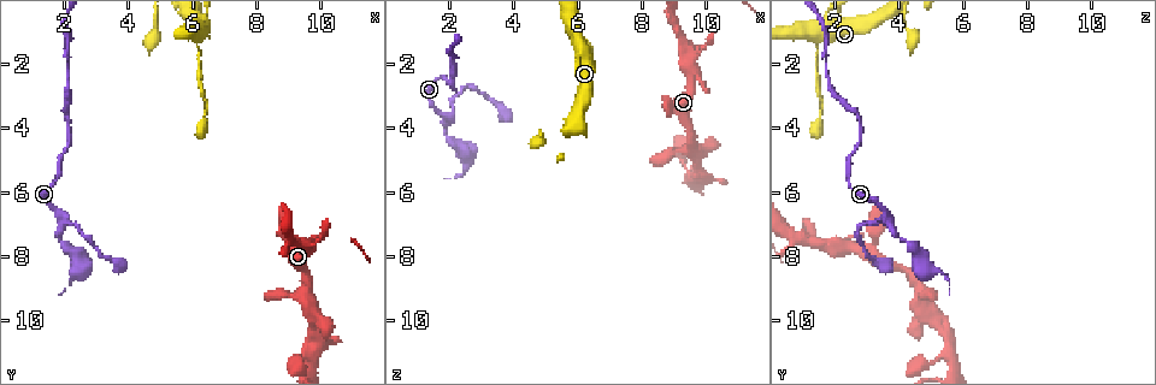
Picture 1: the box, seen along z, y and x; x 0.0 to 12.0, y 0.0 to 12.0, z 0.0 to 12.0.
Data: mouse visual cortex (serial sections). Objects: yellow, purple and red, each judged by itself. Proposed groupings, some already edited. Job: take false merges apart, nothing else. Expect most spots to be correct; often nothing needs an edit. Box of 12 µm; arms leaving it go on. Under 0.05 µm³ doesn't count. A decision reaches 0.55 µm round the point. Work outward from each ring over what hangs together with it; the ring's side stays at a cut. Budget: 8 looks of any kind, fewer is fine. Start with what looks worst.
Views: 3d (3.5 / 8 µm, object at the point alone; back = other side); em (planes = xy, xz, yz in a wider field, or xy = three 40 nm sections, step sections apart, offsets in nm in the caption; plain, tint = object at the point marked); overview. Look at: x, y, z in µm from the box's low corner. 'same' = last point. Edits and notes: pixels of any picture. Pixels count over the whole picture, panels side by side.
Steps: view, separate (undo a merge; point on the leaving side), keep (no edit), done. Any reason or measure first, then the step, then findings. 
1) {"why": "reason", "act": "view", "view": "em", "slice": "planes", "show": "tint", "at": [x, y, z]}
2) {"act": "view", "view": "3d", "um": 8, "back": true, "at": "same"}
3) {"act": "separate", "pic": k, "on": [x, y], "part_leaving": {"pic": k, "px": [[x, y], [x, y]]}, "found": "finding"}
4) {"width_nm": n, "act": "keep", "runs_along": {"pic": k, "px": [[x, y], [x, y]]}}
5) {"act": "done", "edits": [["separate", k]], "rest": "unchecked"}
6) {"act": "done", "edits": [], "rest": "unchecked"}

{"why": "thick turns thin", "act": "view", "view": "3d", "um": 8, "at": [6.2, 1.8, 1.5]}

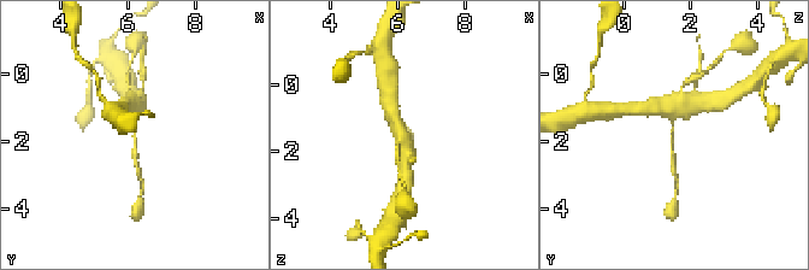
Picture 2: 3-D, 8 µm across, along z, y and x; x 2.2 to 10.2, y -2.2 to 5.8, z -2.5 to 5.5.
{"why": "zoom in", "act": "view", "view": "3d", "um": 3.5, "at": [6.3, 1.7, 1.5]}

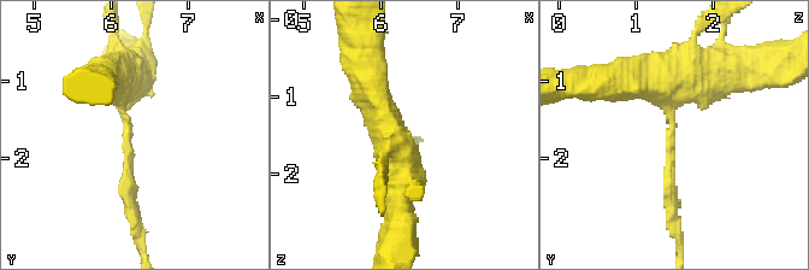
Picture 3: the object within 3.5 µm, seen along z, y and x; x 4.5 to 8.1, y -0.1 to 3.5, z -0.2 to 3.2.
{"arm_widths_nm": [150, 500], "why": "need the tissue", "act": "view", "view": "em", "slice": "planes", "show": "tint", "at": [6.20, 1.80, 1.45]}

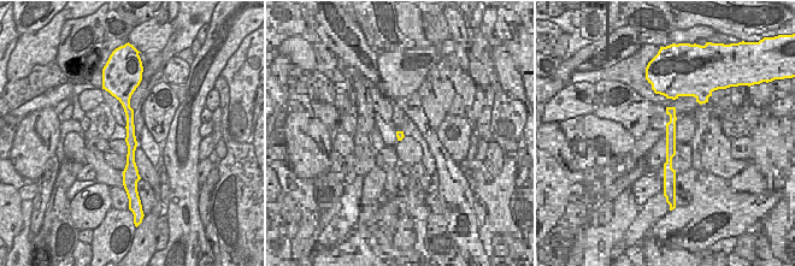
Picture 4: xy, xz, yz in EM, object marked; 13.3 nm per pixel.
{"act": "keep", "runs_along": {"pic": 3, "px": [[692, 72], [667, 94], [674, 219]]}, "found": "all the same cell"}

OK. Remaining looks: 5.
{"why": "arms part here", "act": "view", "view": "3d", "um": 3.5, "at": [1.9, 6.7, 3.7]}

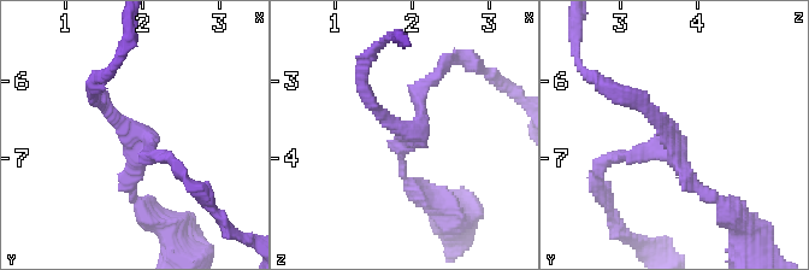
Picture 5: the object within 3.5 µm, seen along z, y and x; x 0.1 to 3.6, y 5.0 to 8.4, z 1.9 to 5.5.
{"act": "keep", "runs_along": {"pic": 5, "px": [[625, 89], [665, 123], [689, 182], [714, 193]]}, "found": "all the same cell"}

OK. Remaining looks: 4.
{"why": "a narrow waist", "act": "view", "view": "3d", "um": 3.5, "at": [9.0, 9.2, 4.7]}

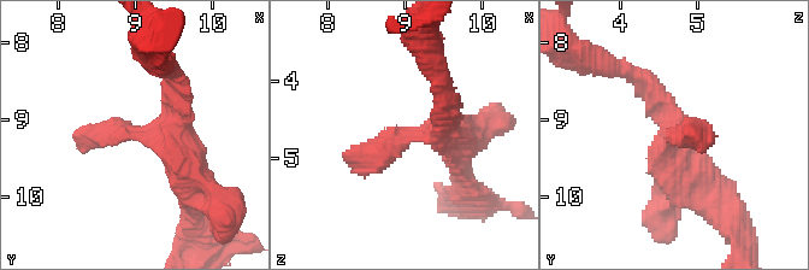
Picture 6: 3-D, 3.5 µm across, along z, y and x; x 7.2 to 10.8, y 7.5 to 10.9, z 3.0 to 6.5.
{"why": "shape alone is not enough", "act": "view", "view": "em", "slice": "xy", "step": 3, "show": "tint", "at": [9.10, 9.15, 4.70]}

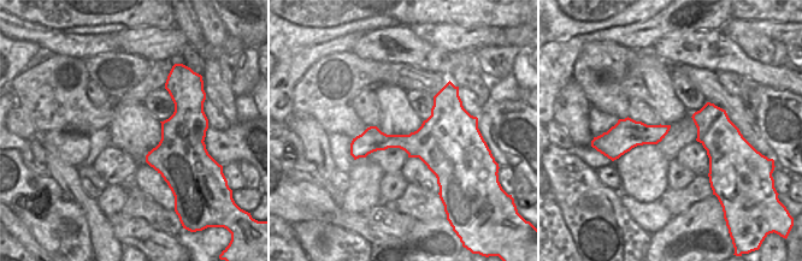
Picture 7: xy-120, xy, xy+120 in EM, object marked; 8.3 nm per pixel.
{"act": "keep", "runs_along": {"pic": 6, "px": [[175, 89], [175, 134], [78, 145]]}, "found": "all the same cell"}

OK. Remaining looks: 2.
{"act": "done", "edits": [], "rest": "unchecked"}

